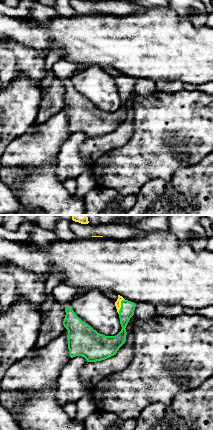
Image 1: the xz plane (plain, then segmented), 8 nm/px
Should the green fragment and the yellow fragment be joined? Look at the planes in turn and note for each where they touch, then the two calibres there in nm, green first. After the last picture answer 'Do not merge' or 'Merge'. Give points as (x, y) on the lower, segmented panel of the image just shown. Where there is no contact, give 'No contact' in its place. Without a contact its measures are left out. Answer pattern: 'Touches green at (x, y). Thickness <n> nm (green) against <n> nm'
Touches green at (121, 306). Thickness 120 nm (green) against 50 nm

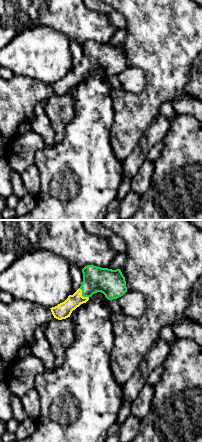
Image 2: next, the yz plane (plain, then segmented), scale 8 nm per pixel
Touches green at (82, 295). Thickness 220 nm (green) against 130 nm

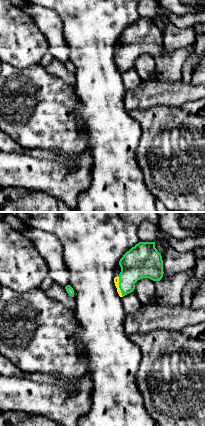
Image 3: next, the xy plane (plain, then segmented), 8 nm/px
Touches green at (119, 286). Thickness 260 nm (green) against 50 nm

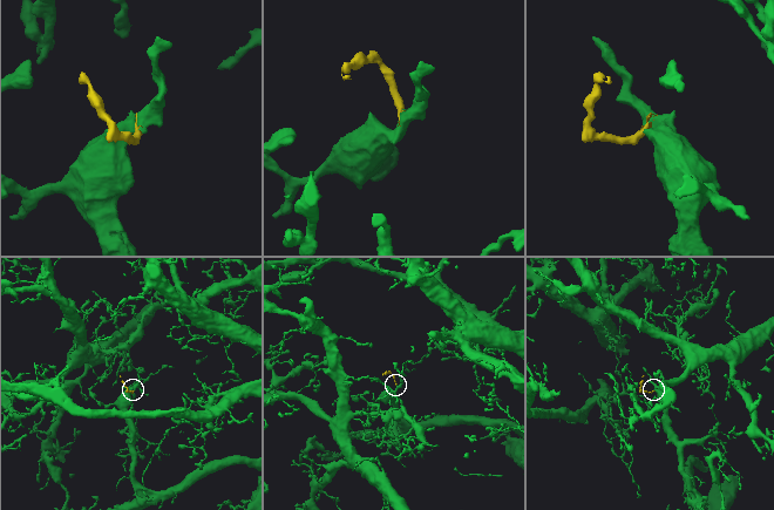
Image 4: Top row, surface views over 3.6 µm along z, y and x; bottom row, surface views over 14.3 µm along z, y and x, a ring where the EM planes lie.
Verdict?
Merge

